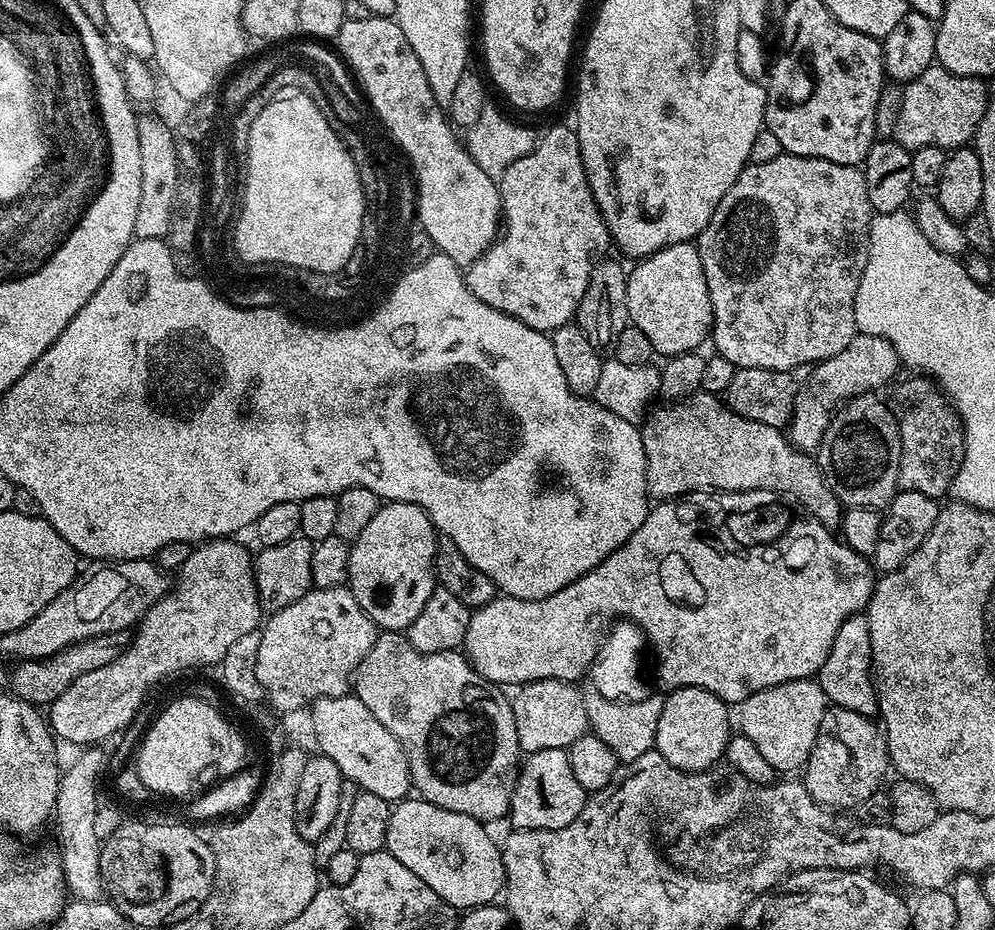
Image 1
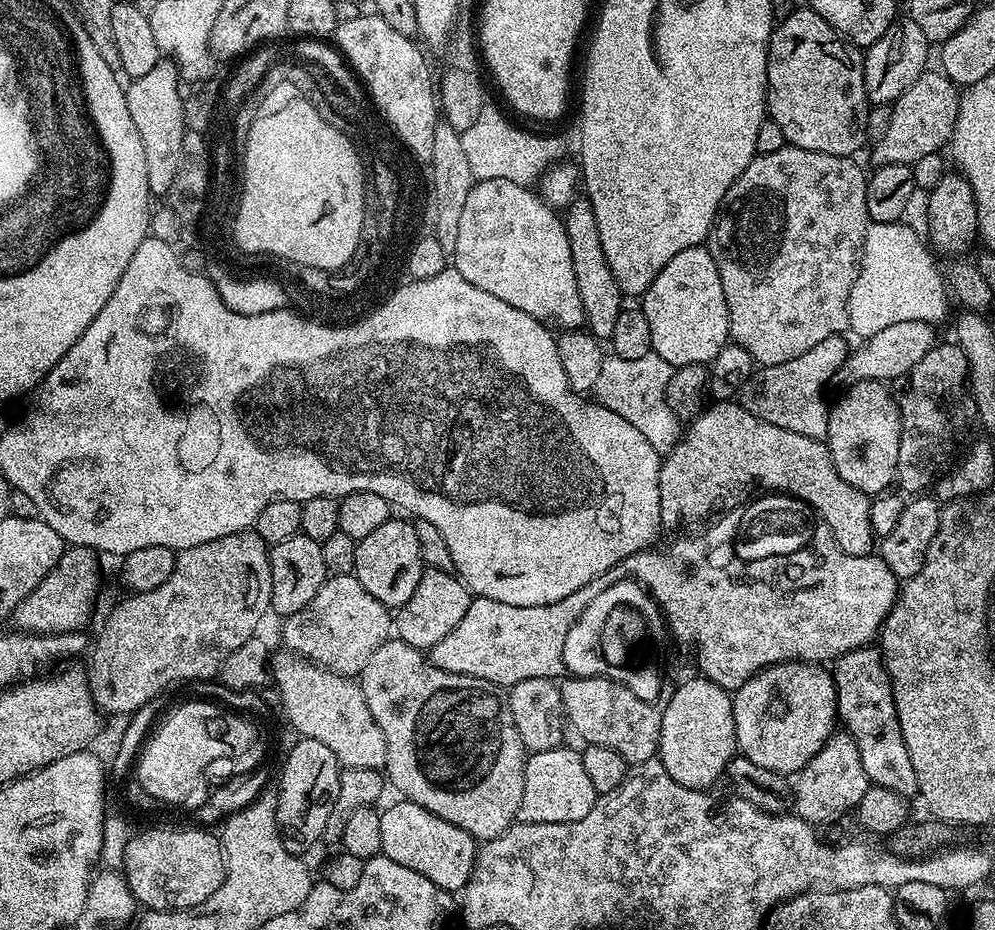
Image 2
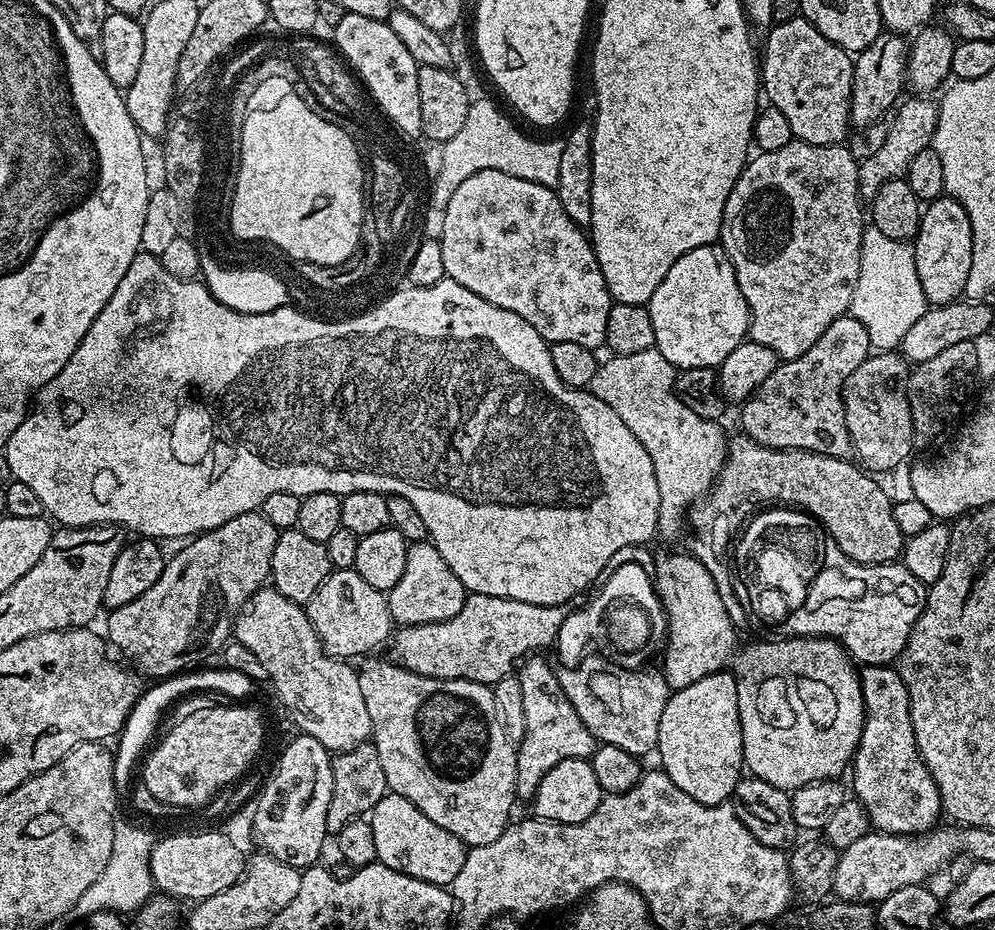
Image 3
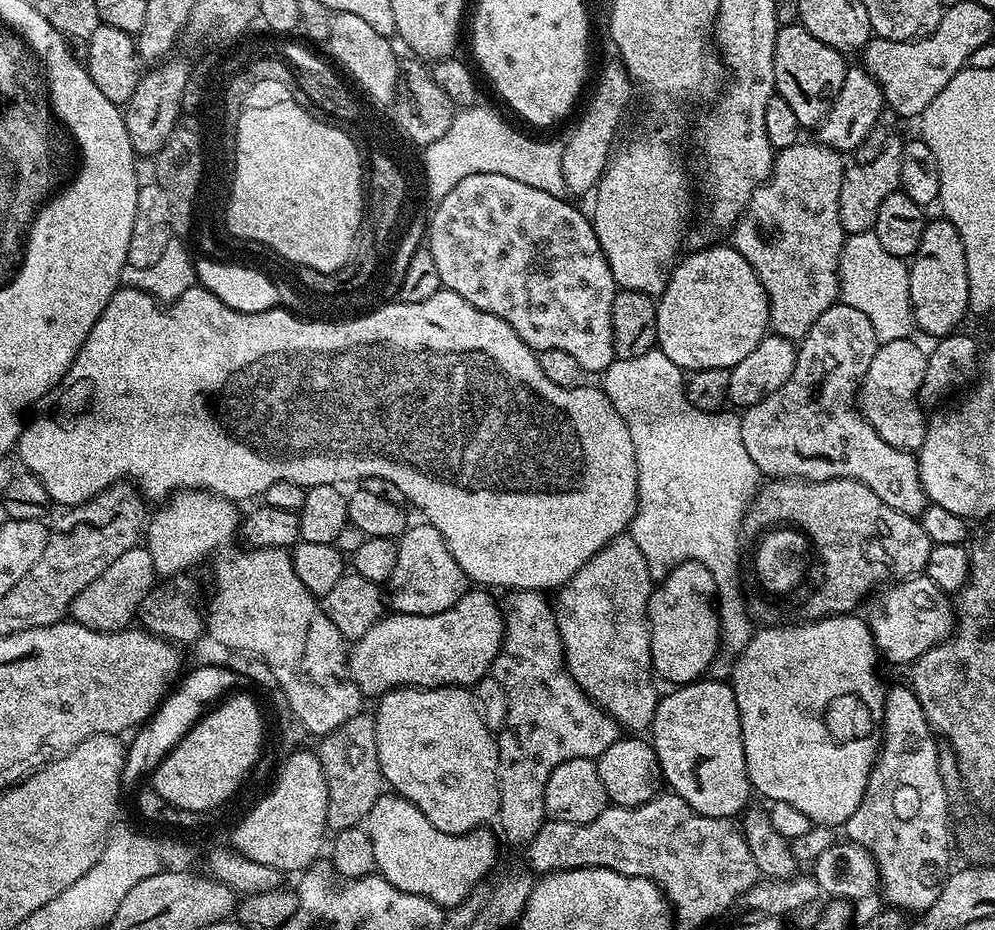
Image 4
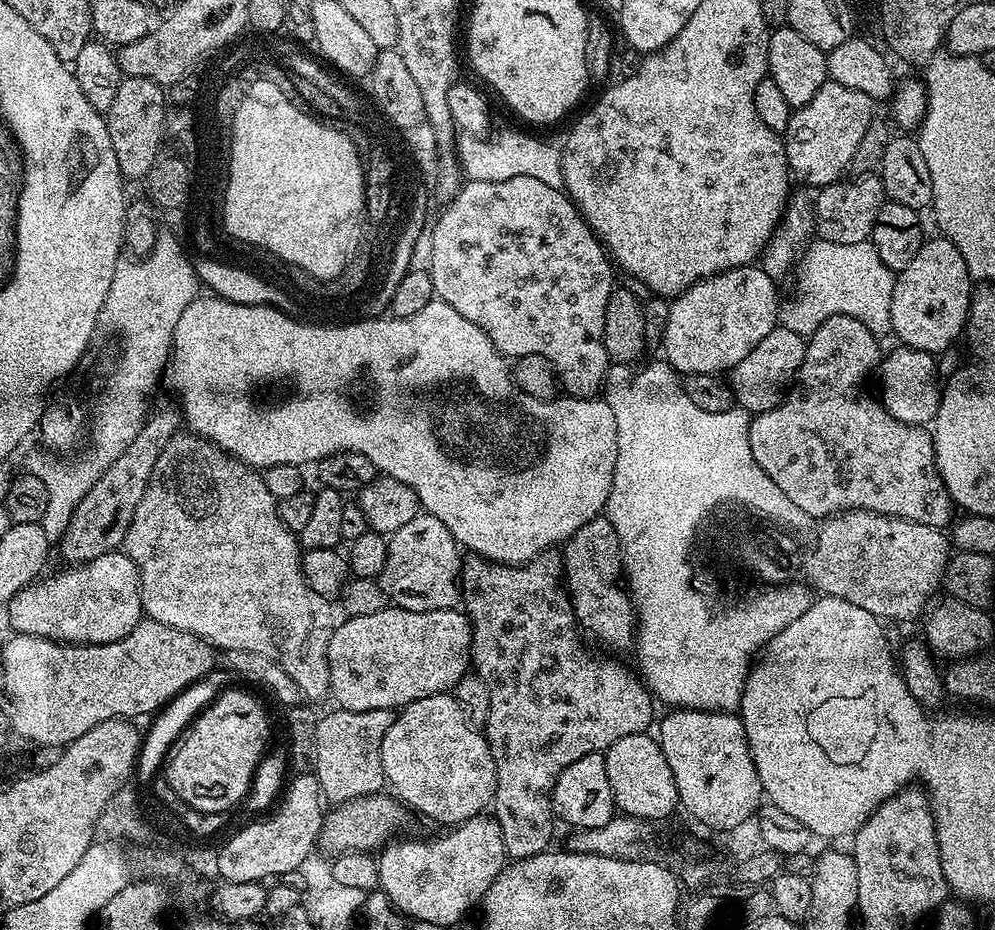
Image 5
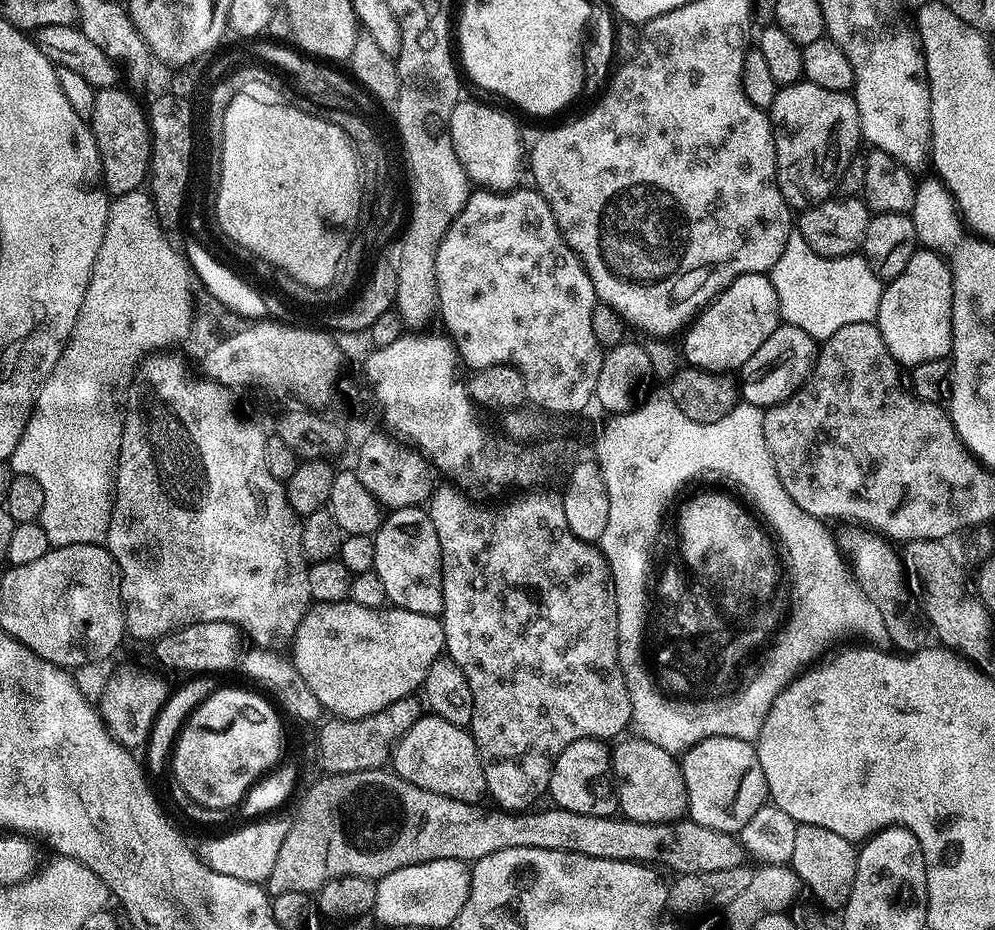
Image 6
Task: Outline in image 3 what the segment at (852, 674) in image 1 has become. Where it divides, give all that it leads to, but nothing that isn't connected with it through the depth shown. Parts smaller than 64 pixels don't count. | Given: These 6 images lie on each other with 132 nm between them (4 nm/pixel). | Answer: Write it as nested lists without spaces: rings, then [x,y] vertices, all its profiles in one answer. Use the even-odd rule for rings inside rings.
[[[869,664],[859,673],[867,716],[854,757],[856,796],[868,811],[873,829],[889,834],[927,833],[942,816],[942,805],[934,778],[916,745],[906,686],[899,671],[886,664]]]

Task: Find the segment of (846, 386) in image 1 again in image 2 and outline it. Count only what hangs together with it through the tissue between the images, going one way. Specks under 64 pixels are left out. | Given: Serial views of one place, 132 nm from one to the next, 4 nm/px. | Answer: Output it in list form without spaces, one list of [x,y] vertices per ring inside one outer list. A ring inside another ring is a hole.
[[[911,320],[910,322],[894,322],[894,326],[886,326],[886,330],[878,330],[878,334],[867,337],[861,348],[853,347],[848,353],[846,362],[836,371],[835,379],[841,380],[841,385],[855,384],[857,380],[882,380],[885,382],[899,381],[907,377],[908,371],[931,350],[937,343],[938,336],[931,323],[926,320]]]

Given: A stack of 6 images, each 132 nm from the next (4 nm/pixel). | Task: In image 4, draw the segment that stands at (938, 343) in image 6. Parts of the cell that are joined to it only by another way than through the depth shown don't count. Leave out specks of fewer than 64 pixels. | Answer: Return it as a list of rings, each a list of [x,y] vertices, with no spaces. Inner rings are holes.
[[[943,218],[937,220],[929,219],[924,226],[924,233],[922,234],[922,242],[918,242],[918,250],[916,255],[911,257],[910,267],[908,269],[908,277],[910,278],[910,302],[912,303],[912,318],[917,329],[920,328],[926,335],[931,338],[943,338],[949,334],[955,333],[956,328],[964,320],[964,315],[969,315],[970,309],[968,307],[968,267],[966,266],[966,250],[962,246],[962,238],[958,234],[958,230],[951,222]]]

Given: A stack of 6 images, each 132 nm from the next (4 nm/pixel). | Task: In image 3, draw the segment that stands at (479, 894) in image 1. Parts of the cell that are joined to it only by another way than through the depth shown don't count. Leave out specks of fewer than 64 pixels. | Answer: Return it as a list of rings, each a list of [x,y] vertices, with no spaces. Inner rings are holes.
[[[388,792],[373,806],[370,823],[374,830],[376,859],[390,866],[390,870],[398,870],[410,878],[441,886],[450,886],[454,878],[458,878],[458,870],[462,870],[466,855],[466,845],[454,838],[450,830],[442,830],[438,822],[430,822],[430,818],[426,818],[426,814],[422,814],[414,802],[396,792]]]

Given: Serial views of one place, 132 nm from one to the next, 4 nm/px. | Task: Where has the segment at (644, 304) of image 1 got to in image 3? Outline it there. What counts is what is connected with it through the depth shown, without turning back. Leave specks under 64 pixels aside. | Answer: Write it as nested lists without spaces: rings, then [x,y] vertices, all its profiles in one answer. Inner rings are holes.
[[[716,244],[698,246],[698,250],[690,250],[690,254],[682,254],[674,266],[662,278],[658,290],[649,298],[647,305],[650,322],[654,322],[654,338],[656,351],[673,364],[677,370],[686,368],[715,368],[735,350],[745,343],[750,332],[748,303],[738,286],[736,271],[732,260],[724,252],[723,247]]]

